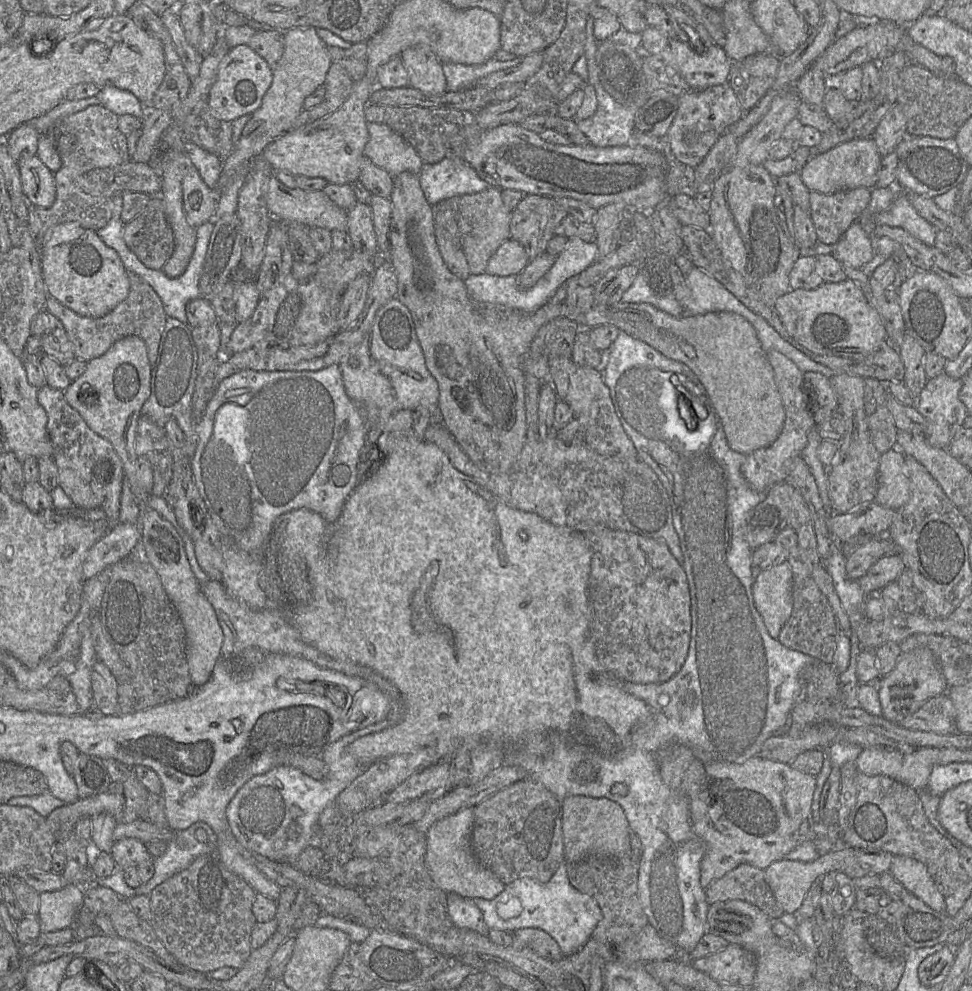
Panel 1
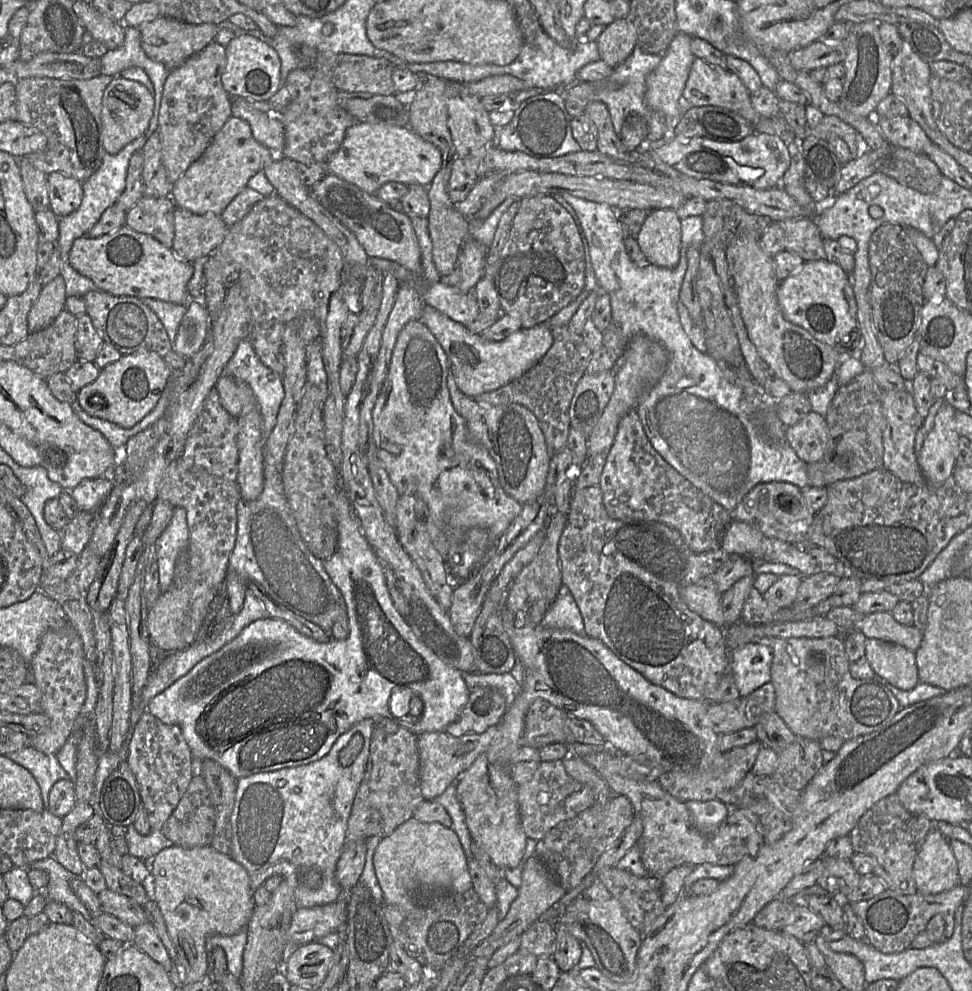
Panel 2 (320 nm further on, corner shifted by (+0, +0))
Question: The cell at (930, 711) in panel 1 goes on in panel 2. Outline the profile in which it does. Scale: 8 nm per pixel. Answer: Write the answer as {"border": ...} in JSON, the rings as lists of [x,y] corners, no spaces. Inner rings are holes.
{"border":[[[831,636],[826,638],[776,638],[767,642],[772,646],[773,659],[771,664],[771,683],[775,688],[776,694],[776,712],[786,723],[789,729],[796,736],[820,740],[824,737],[835,736],[842,739],[851,740],[866,734],[875,732],[884,727],[901,709],[893,693],[884,685],[874,679],[860,680],[852,676],[850,672],[849,660],[845,652],[844,638],[840,636]]]}

